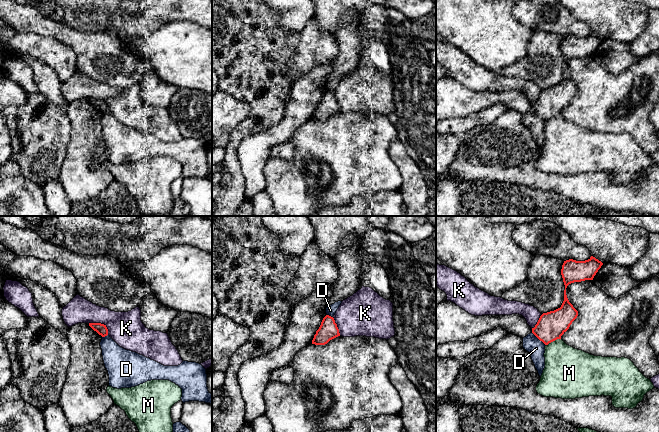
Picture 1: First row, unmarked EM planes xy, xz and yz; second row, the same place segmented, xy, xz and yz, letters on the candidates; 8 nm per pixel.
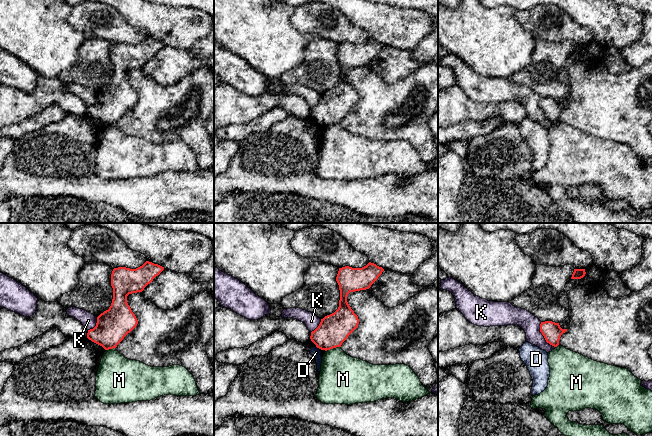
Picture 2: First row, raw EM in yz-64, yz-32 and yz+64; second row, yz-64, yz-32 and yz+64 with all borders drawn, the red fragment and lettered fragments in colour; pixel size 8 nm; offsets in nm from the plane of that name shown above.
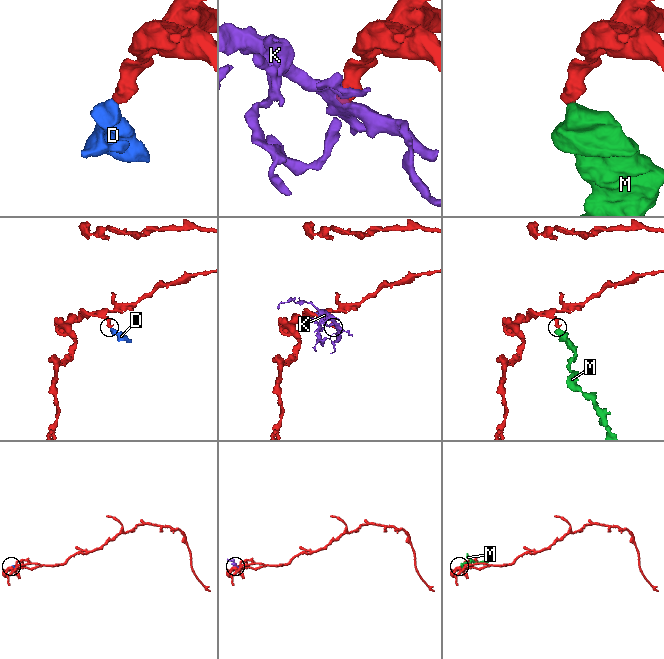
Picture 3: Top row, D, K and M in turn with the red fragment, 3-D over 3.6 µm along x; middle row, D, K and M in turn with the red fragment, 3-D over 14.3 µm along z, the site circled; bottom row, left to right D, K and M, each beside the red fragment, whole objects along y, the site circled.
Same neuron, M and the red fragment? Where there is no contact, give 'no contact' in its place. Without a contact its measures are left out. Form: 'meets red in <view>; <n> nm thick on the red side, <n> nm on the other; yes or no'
meets red in yz; 220 nm thick on the red side, 360 nm on the other; no

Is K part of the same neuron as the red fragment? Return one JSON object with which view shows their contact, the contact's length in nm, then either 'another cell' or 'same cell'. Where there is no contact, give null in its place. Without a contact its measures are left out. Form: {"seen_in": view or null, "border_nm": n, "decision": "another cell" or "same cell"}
{"seen_in": "xy", "border_nm": 190, "decision": "another cell"}

